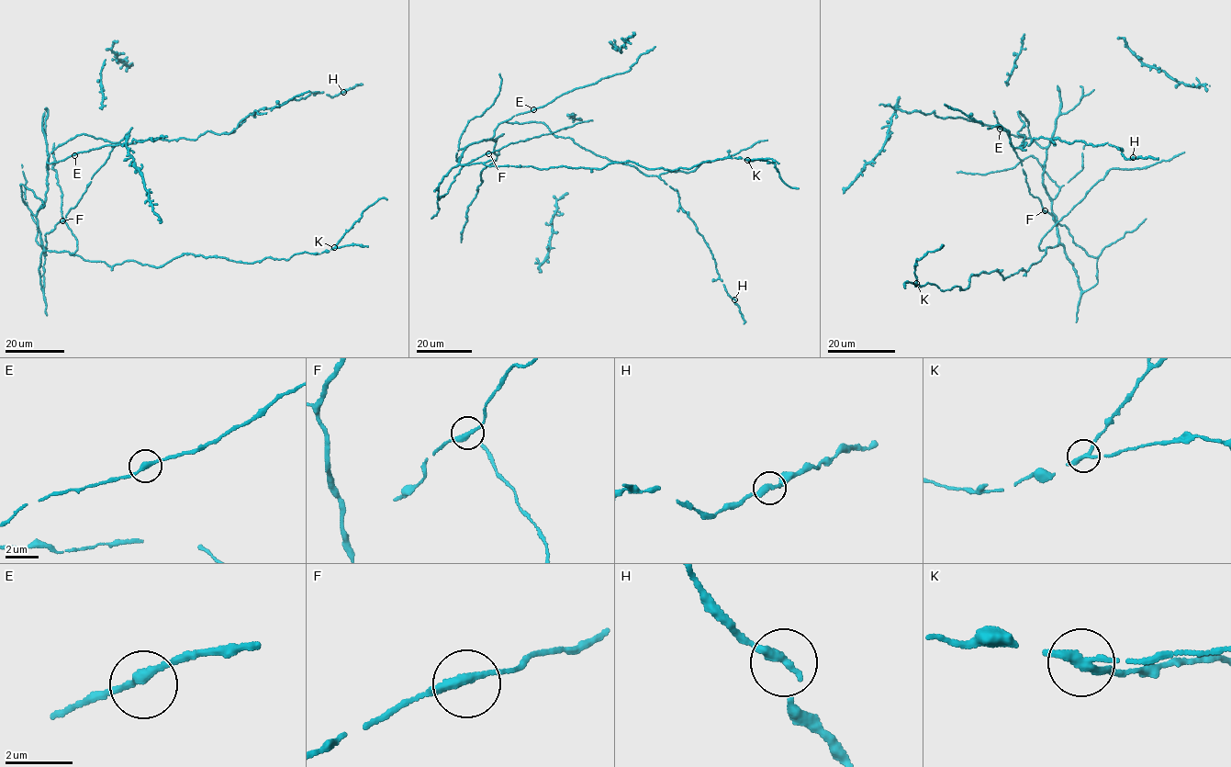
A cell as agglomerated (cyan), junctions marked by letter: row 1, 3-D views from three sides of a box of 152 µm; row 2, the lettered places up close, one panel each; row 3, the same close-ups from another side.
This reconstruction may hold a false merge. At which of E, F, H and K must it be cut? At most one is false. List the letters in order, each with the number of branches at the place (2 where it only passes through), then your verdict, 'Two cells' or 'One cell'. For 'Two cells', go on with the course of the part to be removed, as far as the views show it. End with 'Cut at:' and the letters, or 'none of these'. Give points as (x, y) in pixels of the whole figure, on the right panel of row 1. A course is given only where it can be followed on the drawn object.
E: Branches: 2. One cell
F: Branches: 2. One cell
H: Branches: 2. One cell
K: Branches: 2. Two cells. Course of the part to remove: (915, 283), (915, 261), (940, 248)
Cut at: K

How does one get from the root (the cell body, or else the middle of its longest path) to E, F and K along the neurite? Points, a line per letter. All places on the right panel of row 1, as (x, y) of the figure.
E: (1048, 194), (1043, 179), (1046, 149), (1030, 139), (1018, 138), (1000, 129)
F: (1048, 194), (1058, 242), (1079, 286), (1083, 291), (1090, 289), (1097, 283), (1096, 257), (1045, 210)
K: (1048, 194), (1059, 243), (1026, 271), (1003, 279), (997, 269), (984, 271), (962, 290), (915, 283)

